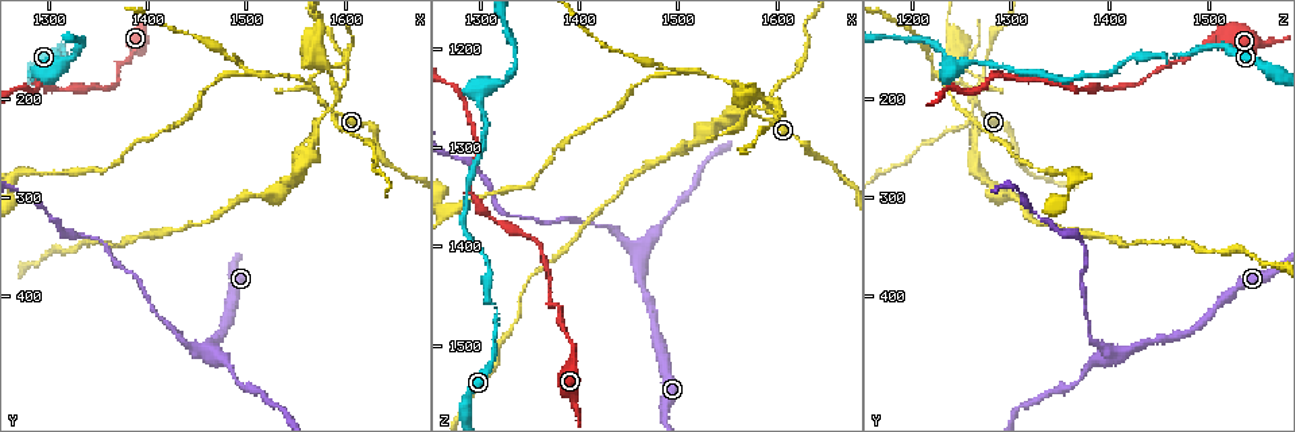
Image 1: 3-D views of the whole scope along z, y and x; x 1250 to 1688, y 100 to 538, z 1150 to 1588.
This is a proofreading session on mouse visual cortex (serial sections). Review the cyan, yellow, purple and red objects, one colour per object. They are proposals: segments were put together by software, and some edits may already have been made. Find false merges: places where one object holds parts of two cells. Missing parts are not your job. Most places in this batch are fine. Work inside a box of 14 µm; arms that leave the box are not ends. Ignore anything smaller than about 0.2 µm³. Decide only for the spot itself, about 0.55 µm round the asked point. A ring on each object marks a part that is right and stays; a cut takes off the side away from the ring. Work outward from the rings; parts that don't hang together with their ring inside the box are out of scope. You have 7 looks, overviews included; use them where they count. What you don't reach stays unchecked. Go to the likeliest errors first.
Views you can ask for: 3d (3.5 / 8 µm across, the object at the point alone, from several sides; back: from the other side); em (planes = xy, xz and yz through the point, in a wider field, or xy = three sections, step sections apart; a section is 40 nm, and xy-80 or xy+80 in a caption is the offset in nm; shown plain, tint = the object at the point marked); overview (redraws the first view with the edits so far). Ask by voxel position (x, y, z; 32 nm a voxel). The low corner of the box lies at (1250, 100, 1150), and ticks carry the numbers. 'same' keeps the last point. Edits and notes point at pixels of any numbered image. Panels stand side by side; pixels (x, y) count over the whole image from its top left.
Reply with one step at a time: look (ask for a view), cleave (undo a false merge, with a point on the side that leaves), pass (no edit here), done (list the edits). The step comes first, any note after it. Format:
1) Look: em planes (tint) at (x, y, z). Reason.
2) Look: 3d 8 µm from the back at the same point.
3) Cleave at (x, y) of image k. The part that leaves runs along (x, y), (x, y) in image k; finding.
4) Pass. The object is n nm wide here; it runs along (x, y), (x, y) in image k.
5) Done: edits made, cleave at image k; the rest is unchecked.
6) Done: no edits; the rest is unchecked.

Look: 3d 3.5 µm at (1570, 195, 1260). Branch point.

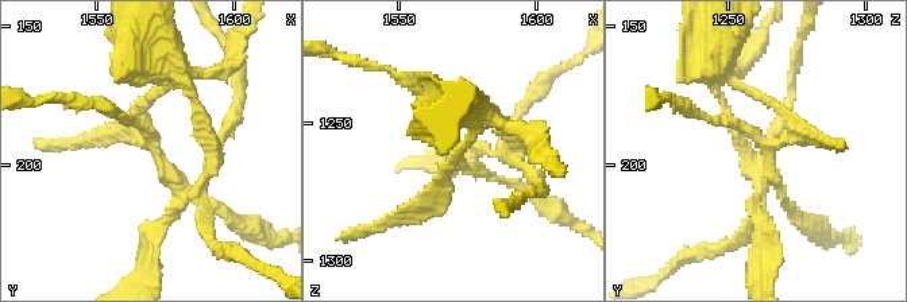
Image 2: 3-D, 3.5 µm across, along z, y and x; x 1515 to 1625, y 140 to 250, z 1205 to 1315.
Look: em xy step 1 (tint) at (1572, 194, 1264).

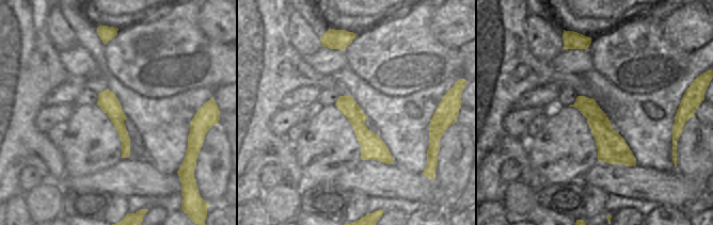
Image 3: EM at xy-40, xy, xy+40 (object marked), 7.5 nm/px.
Cleave at (427, 213) of image 2. The part that leaves runs along (446, 173), (478, 117) in image 2; a second cell is stuck on.

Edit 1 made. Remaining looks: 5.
Look: overview.

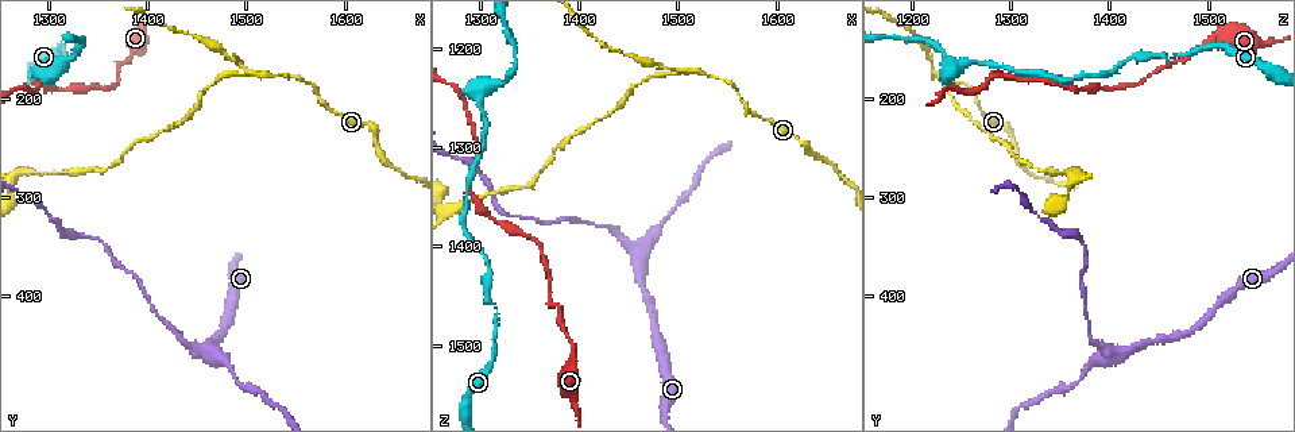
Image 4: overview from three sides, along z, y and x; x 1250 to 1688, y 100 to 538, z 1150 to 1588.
Look: 3d 3.5 µm at (1495, 175, 1225). Calibre changes.

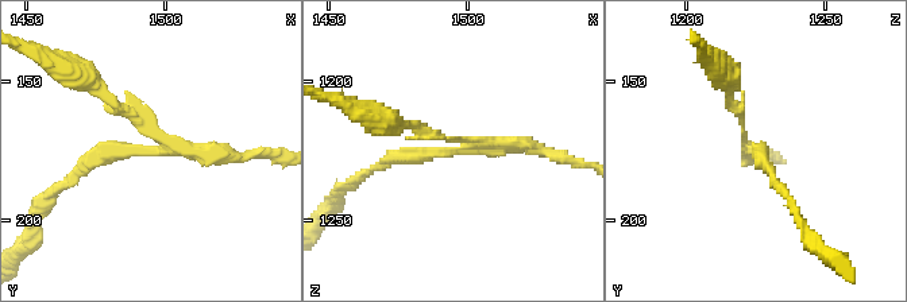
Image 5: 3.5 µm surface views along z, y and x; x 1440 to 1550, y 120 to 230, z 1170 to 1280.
Look: em xy step 5 (tint) at (1501, 174, 1223). 3 arms meet here; the arms are 150, 150, 200 nm wide.

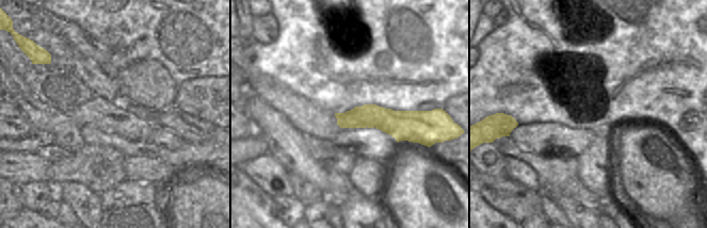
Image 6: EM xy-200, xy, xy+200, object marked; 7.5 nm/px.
Cleave at (111, 157) of image 5. The part that leaves runs along (163, 148), (97, 153), (51, 194) in image 5; a second cell is stuck on.

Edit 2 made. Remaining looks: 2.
Look: 3d 3.5 µm from the back at (1300, 165, 1250). Sharp bend.

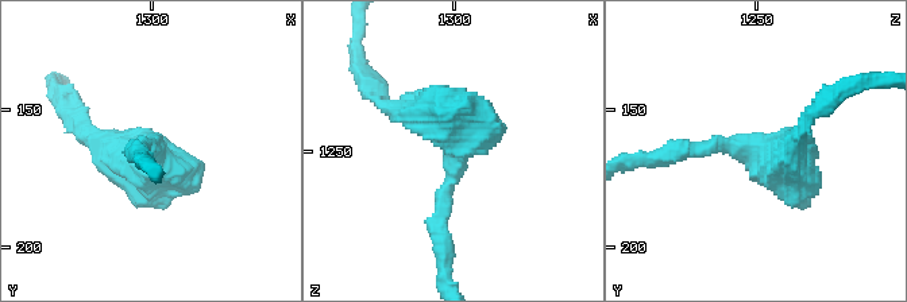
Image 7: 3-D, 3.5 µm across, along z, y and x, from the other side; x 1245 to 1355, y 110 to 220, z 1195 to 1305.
Look: em planes (tint) at (1300, 165, 1248).

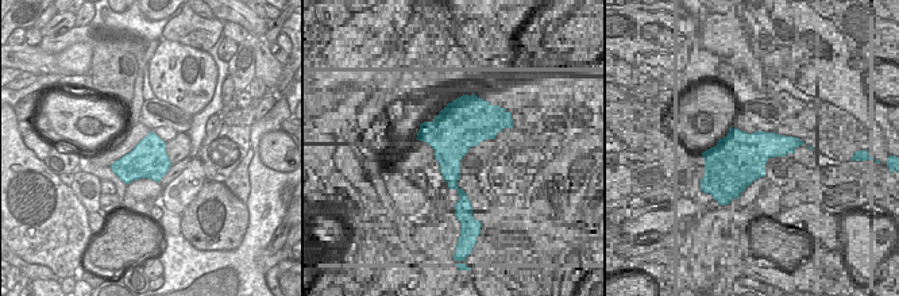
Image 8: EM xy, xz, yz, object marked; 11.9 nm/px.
Pass. The object is 440 nm wide here; it runs along (436, 225), (456, 135), (394, 108) in image 7; one cell here.

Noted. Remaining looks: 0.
Done: edits made, cleave at image 2, cleave at image 5; the rest is unchecked.

